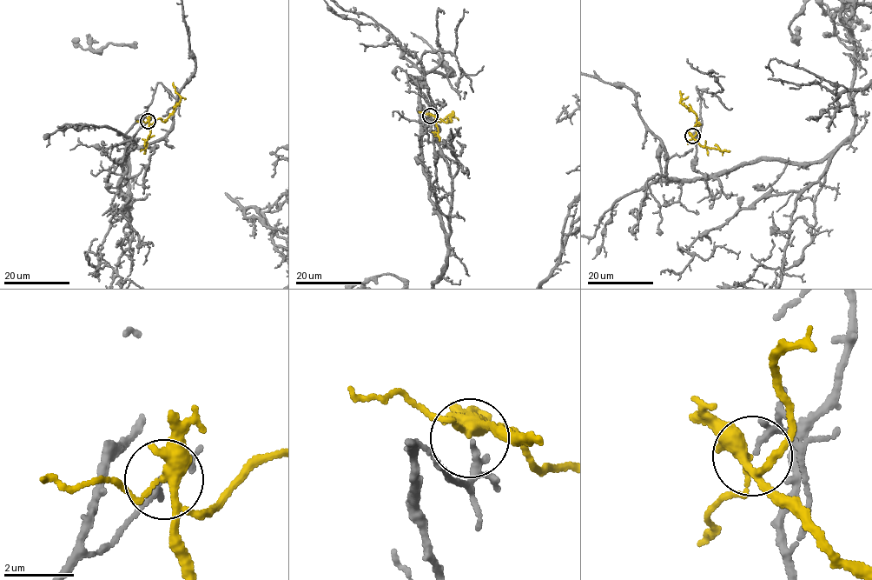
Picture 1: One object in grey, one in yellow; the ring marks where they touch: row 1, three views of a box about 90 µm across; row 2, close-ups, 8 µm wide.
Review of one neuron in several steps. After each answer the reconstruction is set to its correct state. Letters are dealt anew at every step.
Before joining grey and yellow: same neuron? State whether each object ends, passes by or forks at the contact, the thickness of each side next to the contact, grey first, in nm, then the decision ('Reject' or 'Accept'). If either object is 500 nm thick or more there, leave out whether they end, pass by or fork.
At the ring grey passes by. At the ring yellow forks. Thickness 110 nm (grey) against 280 nm. Reject

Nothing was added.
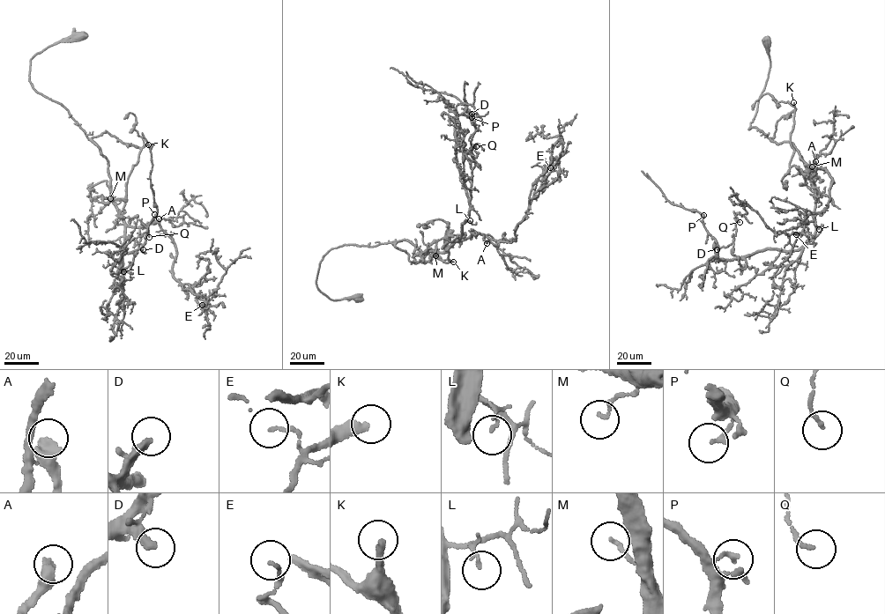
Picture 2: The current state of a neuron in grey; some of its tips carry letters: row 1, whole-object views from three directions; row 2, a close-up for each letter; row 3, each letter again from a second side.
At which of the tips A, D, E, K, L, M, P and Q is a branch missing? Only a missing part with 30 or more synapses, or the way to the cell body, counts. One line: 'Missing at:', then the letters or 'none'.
Missing at: A, D, K

